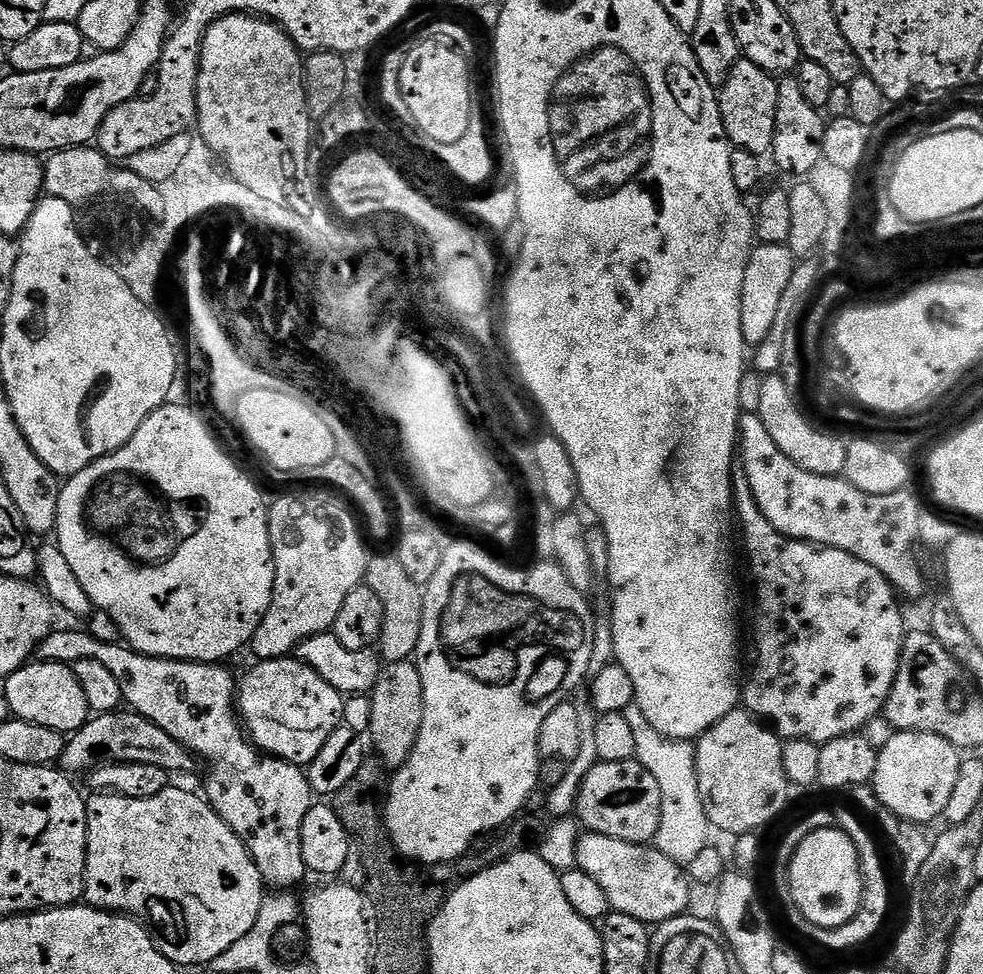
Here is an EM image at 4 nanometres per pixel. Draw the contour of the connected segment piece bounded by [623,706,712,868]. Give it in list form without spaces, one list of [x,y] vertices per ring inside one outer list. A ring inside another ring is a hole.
[[[633,706],[623,714],[634,733],[635,759],[643,768],[650,770],[650,774],[654,774],[662,795],[662,817],[659,818],[654,846],[675,864],[686,868],[690,862],[694,862],[699,851],[709,847],[708,838],[712,835],[701,791],[698,790],[696,745],[690,740],[675,740],[658,734],[658,730],[654,730],[654,726],[646,722],[646,714],[642,714],[640,708]]]

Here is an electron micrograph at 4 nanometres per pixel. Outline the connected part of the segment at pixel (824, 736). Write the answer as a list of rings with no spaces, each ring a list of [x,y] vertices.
[[[742,470],[737,471],[734,476],[734,516],[738,521],[739,531],[740,528],[744,531],[744,548],[748,551],[748,560],[752,563],[752,576],[756,579],[756,669],[743,685],[743,707],[753,716],[771,725],[776,735],[784,740],[809,740],[821,745],[834,738],[859,733],[875,716],[879,717],[883,713],[884,703],[898,674],[906,627],[904,628],[904,616],[900,613],[901,601],[896,589],[883,574],[874,570],[874,566],[870,566],[870,562],[862,562],[862,558],[854,558],[854,554],[837,548],[808,544],[804,540],[791,540],[778,530],[774,530],[774,526],[770,526],[766,514],[762,514],[758,502],[752,497],[752,488],[748,485],[748,479]]]

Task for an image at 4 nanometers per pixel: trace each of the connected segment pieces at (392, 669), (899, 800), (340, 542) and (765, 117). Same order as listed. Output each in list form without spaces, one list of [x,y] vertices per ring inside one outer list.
[[[403,660],[393,664],[385,663],[380,670],[378,682],[371,690],[372,717],[368,732],[372,736],[372,744],[376,747],[375,755],[381,764],[389,770],[395,770],[403,766],[410,758],[414,750],[414,742],[418,742],[418,730],[422,726],[422,714],[424,703],[422,702],[422,678],[418,674],[415,663],[412,660]]]
[[[896,732],[879,749],[876,757],[876,773],[870,784],[876,787],[876,796],[880,804],[888,808],[901,820],[910,823],[929,824],[939,821],[946,810],[946,802],[950,802],[950,793],[954,790],[954,781],[958,778],[961,753],[946,738],[935,736],[929,732]]]
[[[280,496],[276,501],[271,501],[268,509],[268,533],[270,534],[270,546],[272,547],[272,561],[274,562],[274,590],[272,591],[272,601],[254,634],[250,645],[250,652],[256,655],[257,661],[279,660],[287,657],[288,652],[295,649],[303,640],[311,636],[317,636],[329,631],[334,626],[334,618],[338,618],[338,610],[342,610],[342,602],[346,602],[350,590],[354,590],[358,585],[365,583],[368,575],[368,561],[370,552],[364,549],[364,540],[360,537],[360,532],[356,529],[356,520],[340,504],[327,504],[324,500],[319,500],[316,496]]]
[[[741,58],[719,89],[718,99],[729,144],[755,156],[767,157],[774,142],[774,122],[778,110],[778,83],[772,73],[759,68],[748,59]]]

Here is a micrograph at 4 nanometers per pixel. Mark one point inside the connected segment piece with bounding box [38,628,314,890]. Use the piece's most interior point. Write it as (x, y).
(264, 800)

